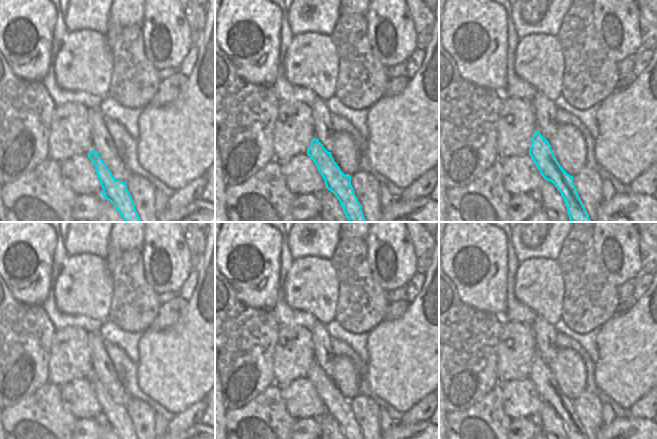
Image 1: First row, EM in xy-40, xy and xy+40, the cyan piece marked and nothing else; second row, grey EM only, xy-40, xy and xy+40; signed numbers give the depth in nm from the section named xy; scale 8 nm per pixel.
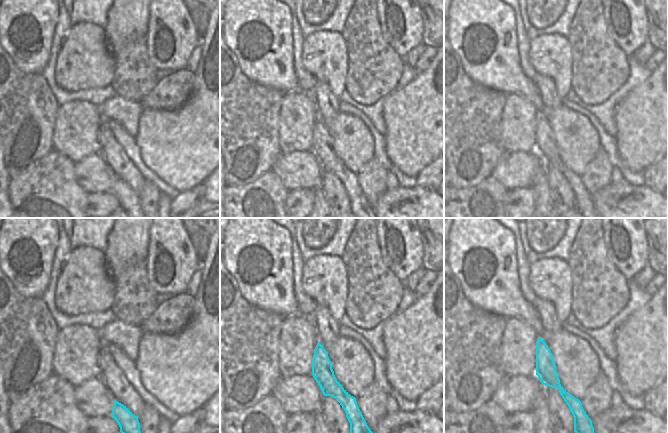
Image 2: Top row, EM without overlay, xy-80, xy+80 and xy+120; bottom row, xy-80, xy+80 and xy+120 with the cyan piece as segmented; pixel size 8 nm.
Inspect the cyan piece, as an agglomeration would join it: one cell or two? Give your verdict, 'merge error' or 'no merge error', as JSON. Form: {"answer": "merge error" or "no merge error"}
{"answer": "merge error"}

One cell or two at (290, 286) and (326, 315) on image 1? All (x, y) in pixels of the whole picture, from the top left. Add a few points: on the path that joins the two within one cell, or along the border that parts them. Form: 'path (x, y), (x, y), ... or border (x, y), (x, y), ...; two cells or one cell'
path (297, 292), (302, 292), (317, 306); one cell

